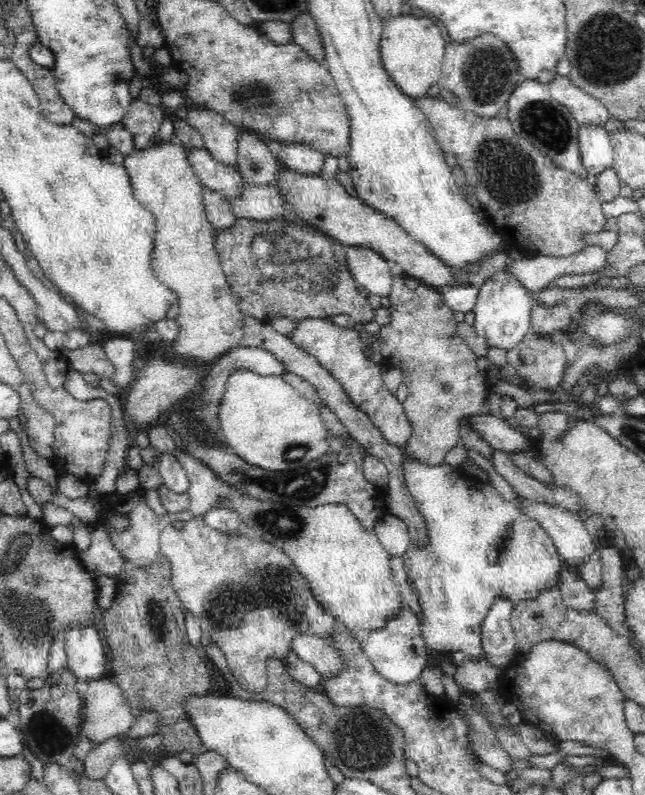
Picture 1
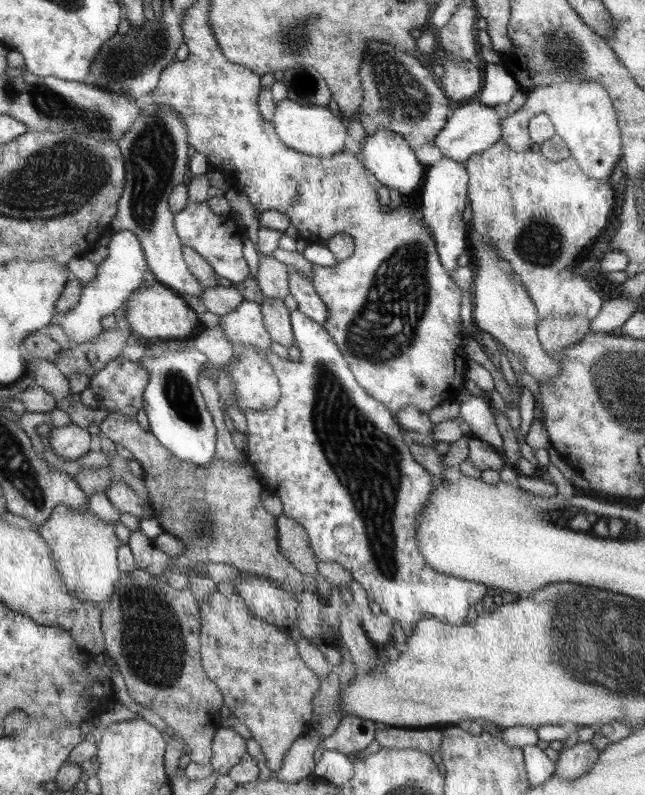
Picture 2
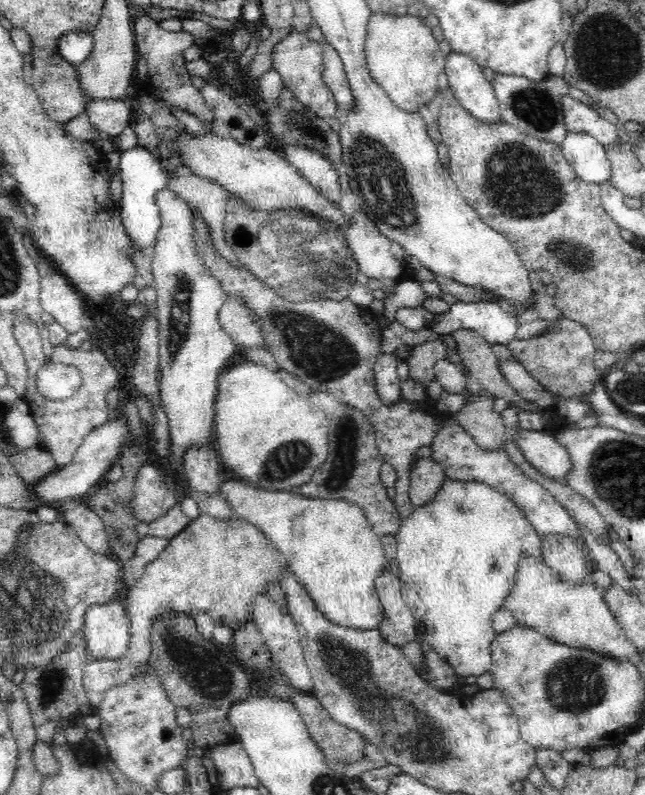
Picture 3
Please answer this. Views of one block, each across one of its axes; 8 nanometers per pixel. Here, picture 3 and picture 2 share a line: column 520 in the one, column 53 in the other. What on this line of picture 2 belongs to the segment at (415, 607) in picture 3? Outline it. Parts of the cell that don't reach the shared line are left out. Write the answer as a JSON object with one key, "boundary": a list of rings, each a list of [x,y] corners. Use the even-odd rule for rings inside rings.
{"boundary":[[[59,506],[53,510],[49,520],[45,520],[45,524],[37,524],[35,532],[49,544],[51,558],[55,560],[59,576],[63,576],[63,584],[71,596],[95,604],[105,604],[111,600],[113,584],[119,580],[117,548],[121,546],[111,522],[97,518],[89,510],[75,512],[73,508]]]}

